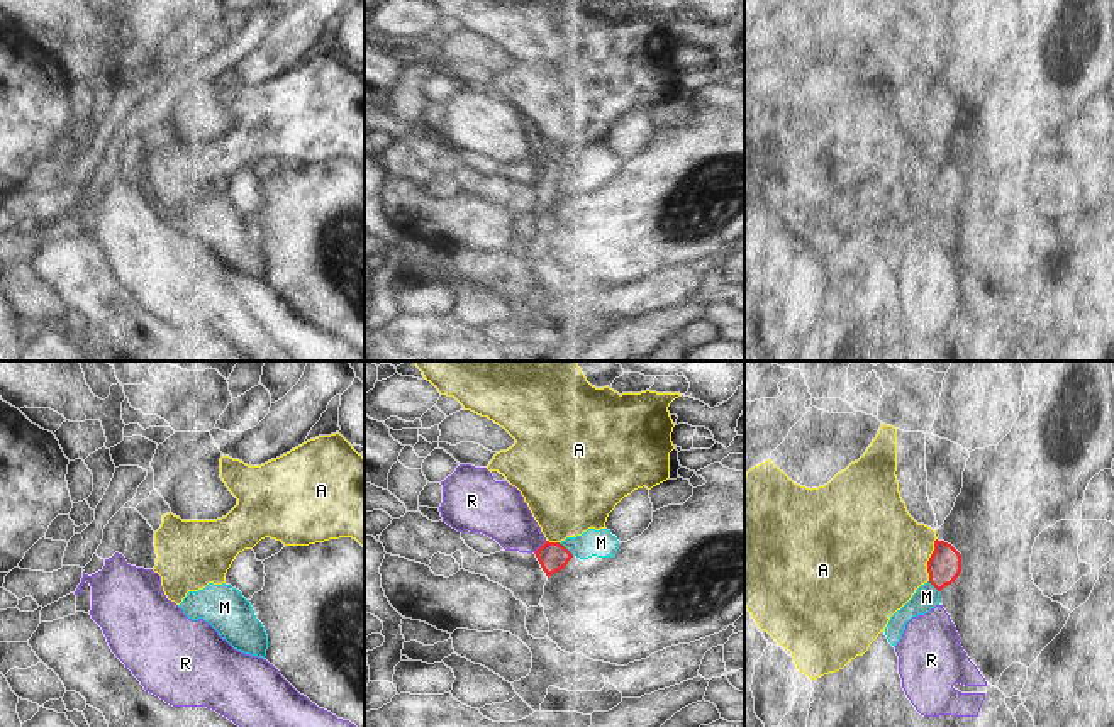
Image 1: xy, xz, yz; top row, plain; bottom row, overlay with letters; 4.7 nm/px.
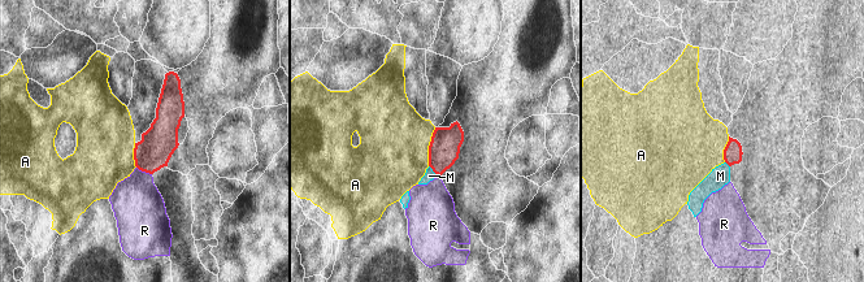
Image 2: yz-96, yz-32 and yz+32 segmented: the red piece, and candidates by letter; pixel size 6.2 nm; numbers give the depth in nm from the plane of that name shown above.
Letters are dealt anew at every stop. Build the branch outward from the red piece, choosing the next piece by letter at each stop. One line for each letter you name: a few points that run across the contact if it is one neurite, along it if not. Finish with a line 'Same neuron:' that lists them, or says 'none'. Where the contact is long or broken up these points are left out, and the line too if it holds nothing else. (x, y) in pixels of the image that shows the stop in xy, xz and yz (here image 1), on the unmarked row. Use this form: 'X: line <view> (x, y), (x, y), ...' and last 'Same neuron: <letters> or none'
M: line xz (553, 177), (565, 168), (601, 163)
Same neuron: M

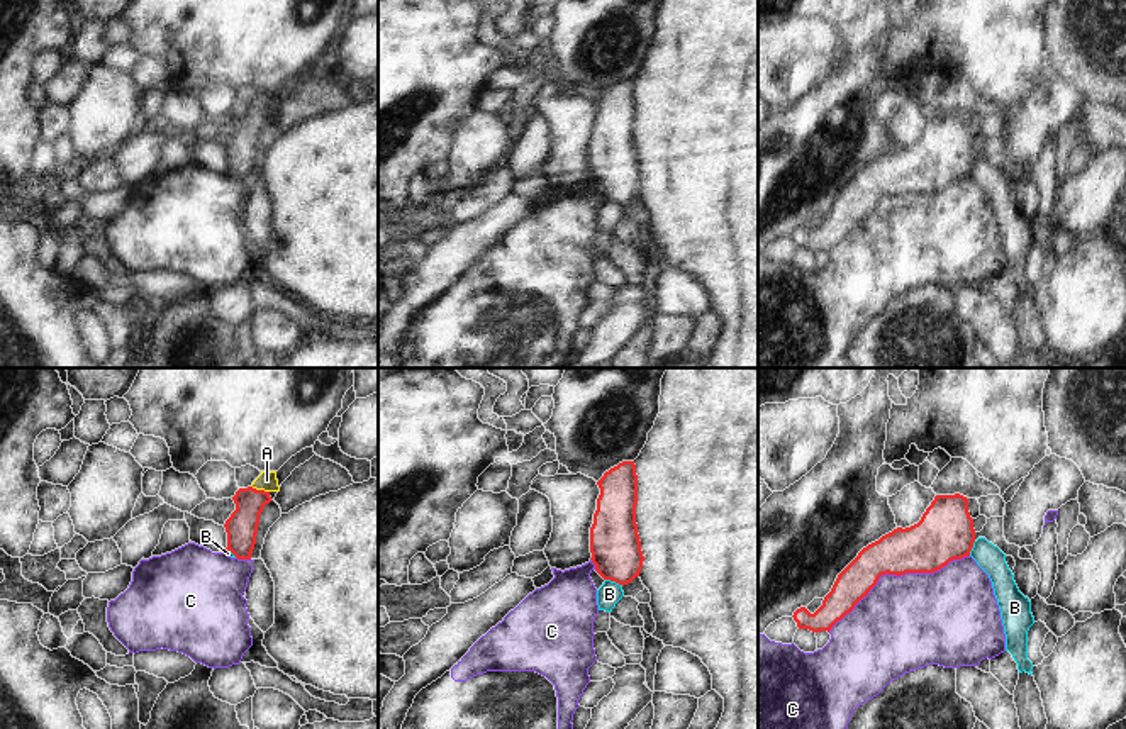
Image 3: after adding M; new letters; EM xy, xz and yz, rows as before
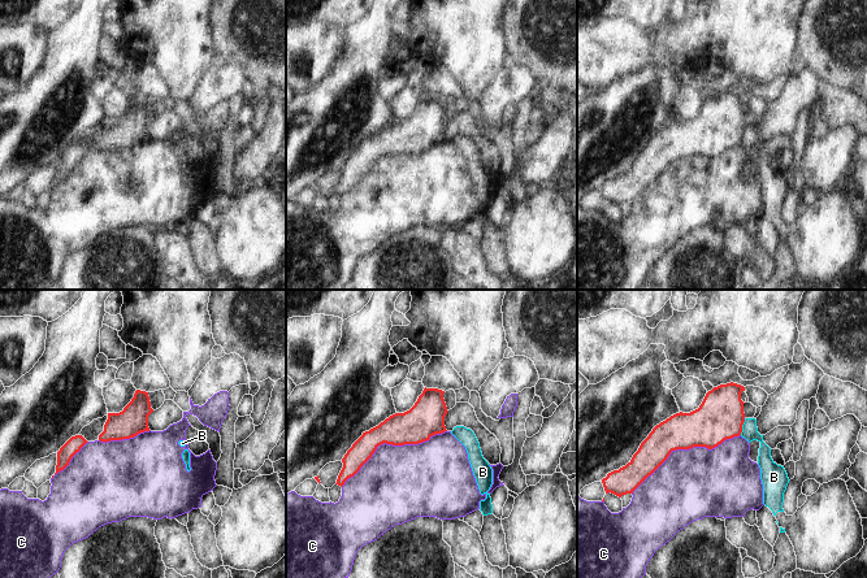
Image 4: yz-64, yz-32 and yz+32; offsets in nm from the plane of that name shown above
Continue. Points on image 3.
A: line xy (241, 148), (248, 126), (260, 111), (267, 100)
Same neuron: A

